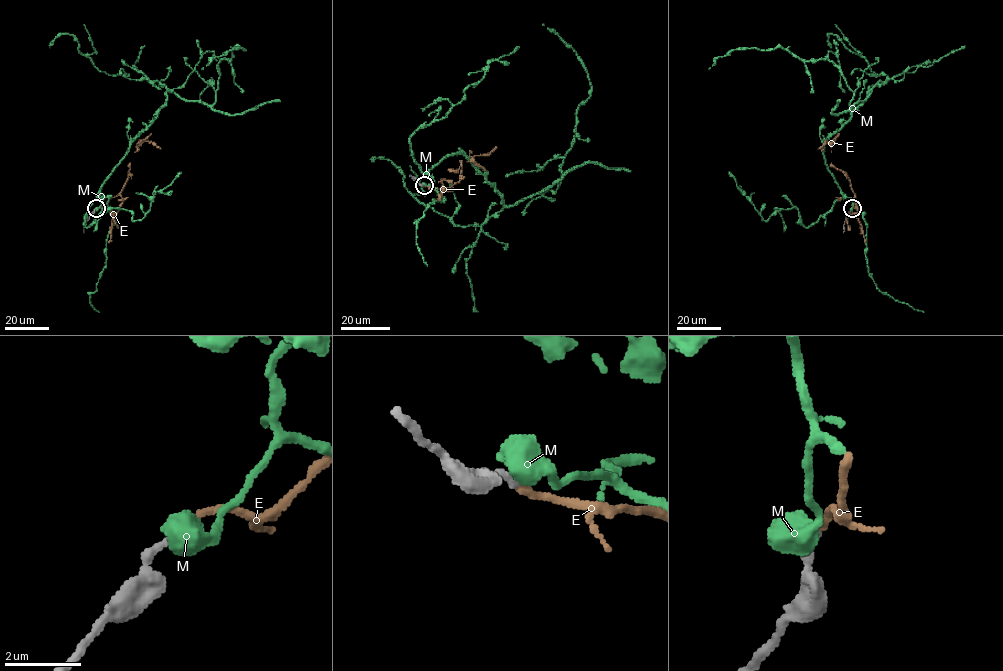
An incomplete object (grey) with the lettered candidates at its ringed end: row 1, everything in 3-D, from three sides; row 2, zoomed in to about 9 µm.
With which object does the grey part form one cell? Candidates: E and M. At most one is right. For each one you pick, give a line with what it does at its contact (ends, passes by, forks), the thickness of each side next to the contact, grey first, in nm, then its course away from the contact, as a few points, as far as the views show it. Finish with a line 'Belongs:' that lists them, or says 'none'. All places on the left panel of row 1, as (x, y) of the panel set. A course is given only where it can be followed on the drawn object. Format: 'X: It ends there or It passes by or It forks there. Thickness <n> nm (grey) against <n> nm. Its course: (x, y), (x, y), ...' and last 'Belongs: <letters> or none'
E: It ends there. Thickness 180 nm (grey) against 170 nm. Its course: (96, 208), (121, 191), (139, 142), (153, 142), (161, 148)
Belongs: E

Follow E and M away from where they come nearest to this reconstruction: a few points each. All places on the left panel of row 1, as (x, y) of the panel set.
E: (96, 208), (121, 191), (139, 142), (153, 142), (161, 148)
M: (95, 209), (167, 91), (211, 106), (218, 63), (237, 46), (245, 50), (202, 69)

